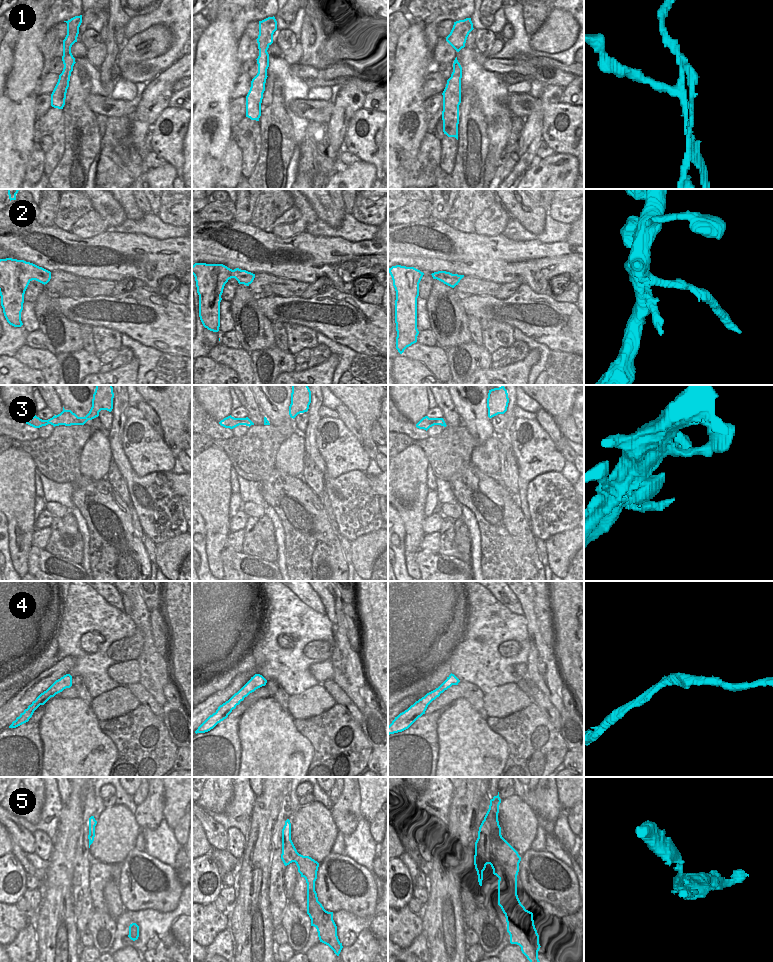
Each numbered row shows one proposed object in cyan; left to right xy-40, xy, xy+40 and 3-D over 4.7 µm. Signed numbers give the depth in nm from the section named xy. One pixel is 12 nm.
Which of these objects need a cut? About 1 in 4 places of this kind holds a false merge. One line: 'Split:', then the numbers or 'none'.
Split: 1, 2, 5

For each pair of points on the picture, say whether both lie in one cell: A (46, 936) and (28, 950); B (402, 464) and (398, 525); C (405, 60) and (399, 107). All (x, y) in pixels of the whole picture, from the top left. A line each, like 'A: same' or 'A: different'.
A: different
B: different
C: same

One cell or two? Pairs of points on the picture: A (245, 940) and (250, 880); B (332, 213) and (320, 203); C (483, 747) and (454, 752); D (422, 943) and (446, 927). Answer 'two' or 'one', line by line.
A: one
B: one
C: one
D: two

